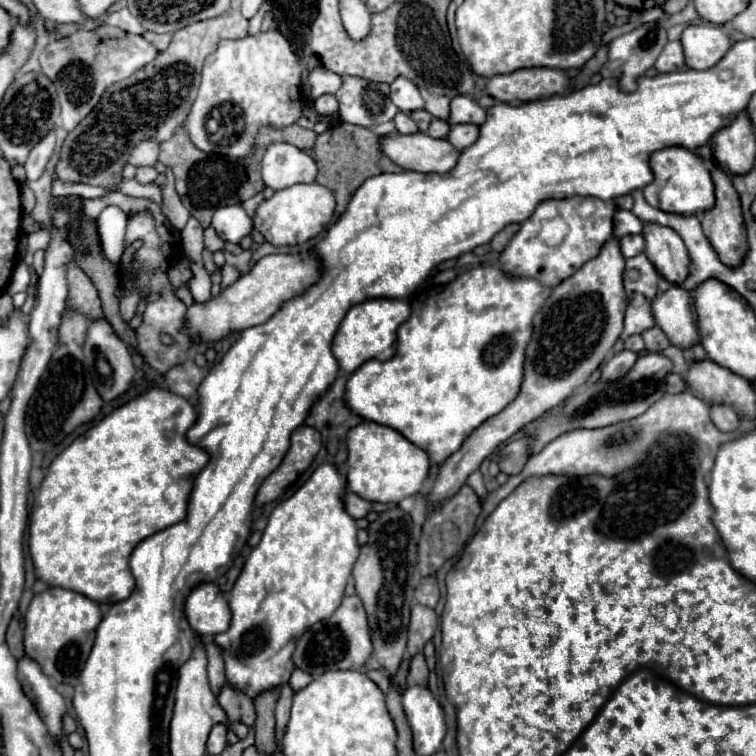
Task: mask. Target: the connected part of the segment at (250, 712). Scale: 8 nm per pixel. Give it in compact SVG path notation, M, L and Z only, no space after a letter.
M224 684L218 694L218 702L226 710L230 720L238 720L238 722L244 722L246 726L254 726L256 722L254 700L248 694L236 690L230 684Z

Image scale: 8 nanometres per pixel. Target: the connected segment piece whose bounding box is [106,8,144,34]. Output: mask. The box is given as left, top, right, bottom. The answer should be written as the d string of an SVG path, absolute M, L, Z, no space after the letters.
M122 8L122 10L118 10L118 12L112 12L112 14L108 16L108 22L106 22L106 24L118 26L118 28L122 28L122 30L126 30L126 32L132 32L132 34L144 34L144 28L142 28L140 20L138 20L134 14L130 14L128 8Z

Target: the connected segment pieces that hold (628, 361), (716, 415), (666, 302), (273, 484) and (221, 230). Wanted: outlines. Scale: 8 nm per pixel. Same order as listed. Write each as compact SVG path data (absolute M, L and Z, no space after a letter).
M630 350L618 352L616 356L612 356L612 358L602 366L602 376L600 376L600 380L602 380L602 382L622 380L622 378L632 370L632 366L636 364L636 360L638 360L638 354L636 354L636 352L630 352Z
M712 406L710 416L716 428L722 432L736 432L740 426L740 418L730 406Z
M674 286L662 296L656 296L652 302L652 314L674 346L690 348L700 342L694 296L688 294L688 290Z
M300 426L292 432L290 438L290 450L284 456L282 464L262 482L258 494L256 494L256 506L264 506L268 502L274 502L282 496L282 492L312 464L314 456L320 450L320 434L312 430L310 426Z
M240 204L224 206L214 212L212 228L222 240L238 244L252 230L252 218L244 212Z

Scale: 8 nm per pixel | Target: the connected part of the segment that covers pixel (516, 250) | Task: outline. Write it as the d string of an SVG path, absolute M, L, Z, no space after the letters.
M594 196L546 200L534 210L534 214L518 230L516 238L512 238L512 242L504 248L500 254L500 264L510 274L540 278L540 282L548 282L548 286L558 286L600 252L600 246L612 234L614 214L614 202L604 202Z

